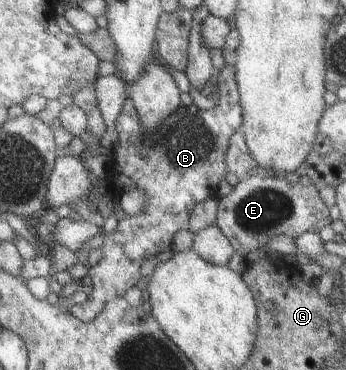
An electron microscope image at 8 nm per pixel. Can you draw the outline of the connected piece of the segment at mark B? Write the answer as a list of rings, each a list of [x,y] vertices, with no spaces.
[[[224,65],[216,74],[219,86],[218,105],[210,109],[198,109],[193,103],[189,106],[182,104],[176,113],[170,115],[166,123],[160,125],[154,132],[148,132],[144,125],[133,97],[126,101],[122,115],[117,121],[117,130],[121,139],[119,148],[113,155],[113,175],[108,179],[112,187],[122,189],[122,193],[130,189],[144,188],[147,192],[147,200],[144,211],[134,217],[125,215],[120,217],[118,227],[111,233],[107,233],[102,248],[102,259],[90,267],[93,292],[82,304],[74,305],[73,312],[82,322],[96,319],[100,312],[117,297],[122,297],[134,289],[142,279],[142,267],[145,257],[162,257],[173,251],[178,244],[179,235],[186,231],[189,215],[193,207],[212,197],[212,193],[218,189],[218,183],[226,175],[224,165],[224,153],[227,153],[228,139],[232,139],[234,132],[240,129],[243,122],[243,111],[239,102],[239,91],[237,90],[237,79],[235,69],[232,65]]]

